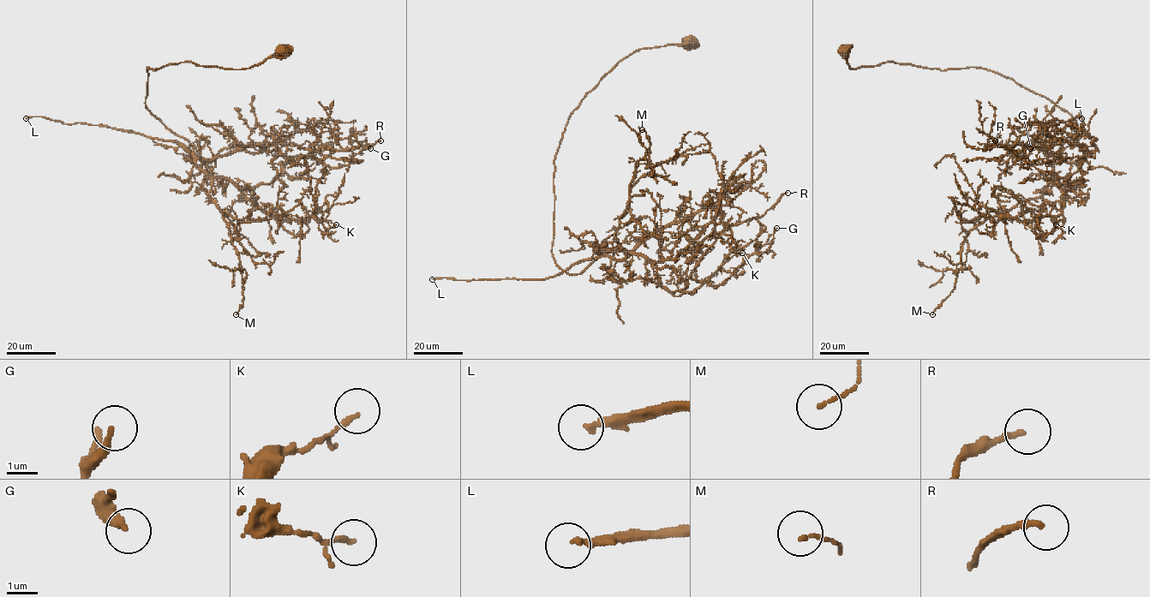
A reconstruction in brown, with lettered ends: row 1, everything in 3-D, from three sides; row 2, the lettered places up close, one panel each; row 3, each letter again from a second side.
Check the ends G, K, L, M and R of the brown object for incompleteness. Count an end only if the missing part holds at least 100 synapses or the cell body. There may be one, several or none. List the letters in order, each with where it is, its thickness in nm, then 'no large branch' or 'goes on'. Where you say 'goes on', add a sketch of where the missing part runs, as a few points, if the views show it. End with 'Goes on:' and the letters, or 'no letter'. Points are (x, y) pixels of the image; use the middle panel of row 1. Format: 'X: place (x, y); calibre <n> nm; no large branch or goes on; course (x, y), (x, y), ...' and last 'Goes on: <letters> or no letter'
G: place (776, 228); calibre 200 nm; no large branch
K: place (742, 253); calibre 150 nm; no large branch
L: place (432, 279); calibre 240 nm; goes on
M: place (642, 129); calibre 110 nm; no large branch
R: place (787, 193); calibre 200 nm; no large branch
Goes on: L

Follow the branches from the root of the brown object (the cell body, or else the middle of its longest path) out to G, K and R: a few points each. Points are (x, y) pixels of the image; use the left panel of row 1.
G: (282, 51), (241, 69), (147, 67), (146, 106), (209, 176), (242, 188), (339, 140), (370, 148)
K: (282, 51), (241, 69), (147, 67), (146, 106), (209, 176), (291, 234), (312, 215), (328, 235), (336, 224)
R: (282, 51), (241, 69), (191, 62), (147, 67), (146, 106), (204, 158), (286, 143), (337, 168), (380, 140)

